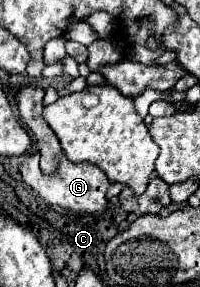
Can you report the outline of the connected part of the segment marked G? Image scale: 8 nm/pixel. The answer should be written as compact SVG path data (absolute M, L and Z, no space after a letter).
M29 154L19 168L23 180L47 202L47 204L57 204L65 210L71 212L79 212L79 214L99 214L107 208L107 198L105 192L109 188L109 180L105 178L105 174L93 166L93 164L73 164L69 162L65 156L61 156L59 160L59 170L55 170L53 174L43 174L39 168L39 156L37 154Z

